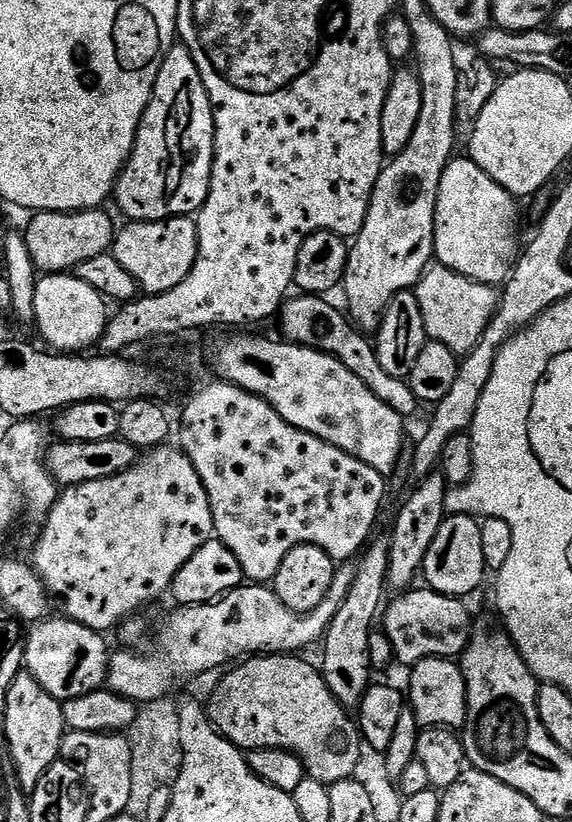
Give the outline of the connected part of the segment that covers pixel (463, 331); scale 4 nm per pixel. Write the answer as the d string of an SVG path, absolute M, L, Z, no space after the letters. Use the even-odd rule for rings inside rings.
M443 266L429 267L414 291L422 310L425 333L457 354L471 352L480 341L498 303L498 292L493 285L480 284Z

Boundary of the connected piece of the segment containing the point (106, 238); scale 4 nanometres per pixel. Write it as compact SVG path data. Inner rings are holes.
M104 210L86 212L37 212L31 217L28 229L23 229L26 247L33 266L44 274L64 274L76 269L90 258L109 251L118 231Z

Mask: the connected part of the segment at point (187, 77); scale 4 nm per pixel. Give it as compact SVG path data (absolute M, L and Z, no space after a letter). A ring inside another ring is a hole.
M177 42L158 70L132 152L116 182L114 201L132 222L191 217L208 197L215 153L216 114L190 50Z

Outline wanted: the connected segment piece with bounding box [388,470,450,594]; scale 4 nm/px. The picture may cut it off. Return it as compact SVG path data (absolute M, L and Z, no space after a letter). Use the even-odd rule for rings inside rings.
M437 470L419 481L420 485L413 490L408 501L400 508L396 516L396 525L390 531L390 566L388 567L388 588L396 594L403 594L417 583L421 575L424 559L430 550L430 542L438 534L442 522L446 518L444 503L449 490L449 483L444 473Z

